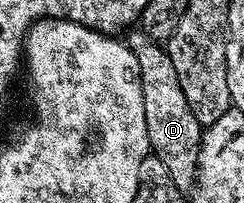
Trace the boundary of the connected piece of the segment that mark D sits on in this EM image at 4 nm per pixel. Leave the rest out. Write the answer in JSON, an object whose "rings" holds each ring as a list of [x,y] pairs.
{"rings":[[[159,44],[144,45],[138,47],[137,53],[150,153],[155,158],[159,157],[160,164],[171,173],[169,182],[172,187],[187,186],[194,173],[195,146],[198,146],[203,139],[204,127],[190,110],[189,100],[185,100],[185,92],[181,92],[177,72],[173,72],[173,64],[169,60],[166,49]]]}

